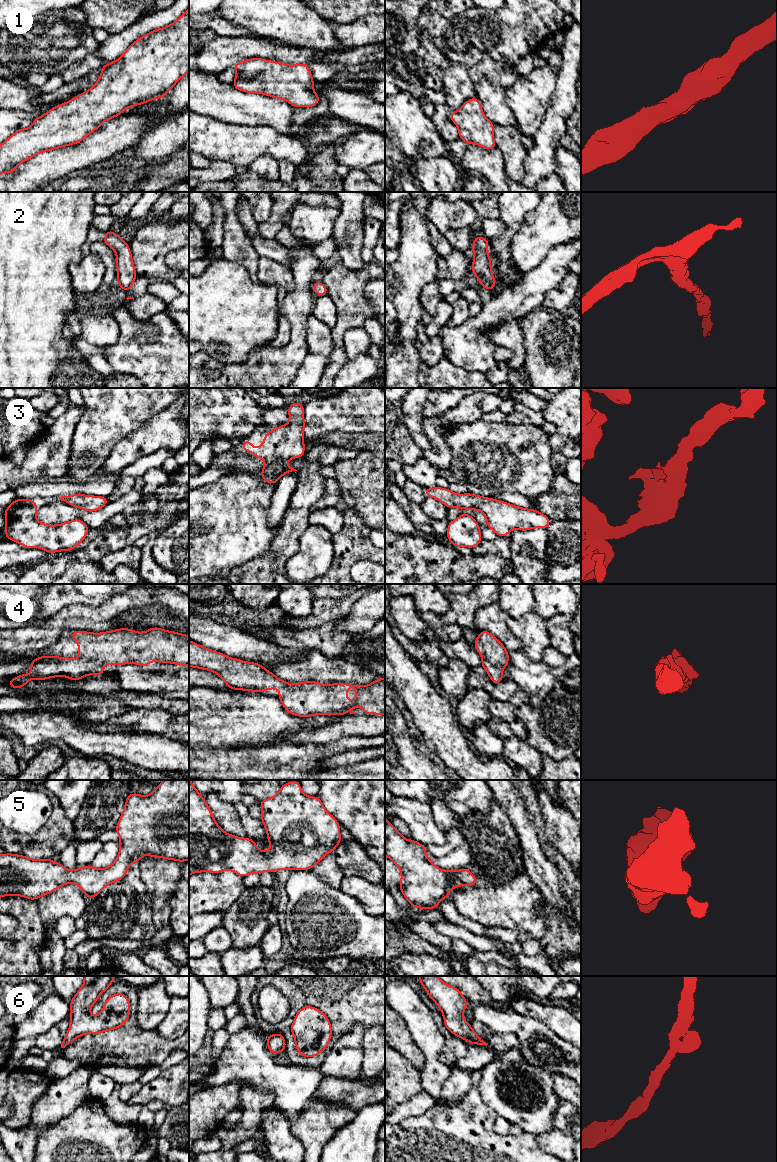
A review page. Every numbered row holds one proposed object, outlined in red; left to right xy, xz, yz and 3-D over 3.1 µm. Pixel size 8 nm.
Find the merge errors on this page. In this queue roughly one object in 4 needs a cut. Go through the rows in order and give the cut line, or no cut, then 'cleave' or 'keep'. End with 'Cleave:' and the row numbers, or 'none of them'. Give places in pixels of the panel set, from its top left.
1: cut none; keep
2: cut none; keep
3: cut none; keep
4: cut none; keep
5: cut none; keep
6: cut none; keep
Cleave: none of them

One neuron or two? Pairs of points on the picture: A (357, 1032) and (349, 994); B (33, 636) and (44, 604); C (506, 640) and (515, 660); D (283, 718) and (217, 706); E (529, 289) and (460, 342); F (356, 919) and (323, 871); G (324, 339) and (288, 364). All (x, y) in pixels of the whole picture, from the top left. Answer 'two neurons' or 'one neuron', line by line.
A: two neurons
B: two neurons
C: two neurons
D: one neuron
E: one neuron
F: two neurons
G: two neurons

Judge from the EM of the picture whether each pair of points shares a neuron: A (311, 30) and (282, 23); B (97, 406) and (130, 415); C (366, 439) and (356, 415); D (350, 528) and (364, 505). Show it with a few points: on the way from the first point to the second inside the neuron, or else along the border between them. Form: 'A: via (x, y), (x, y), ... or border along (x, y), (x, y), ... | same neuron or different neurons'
A: via (304, 27), (289, 23) | same neuron
B: via (105, 406), (122, 407) | same neuron
C: border along (339, 432), (370, 432), (374, 436) | different neurons
D: border along (348, 507), (355, 510), (371, 529) | different neurons

